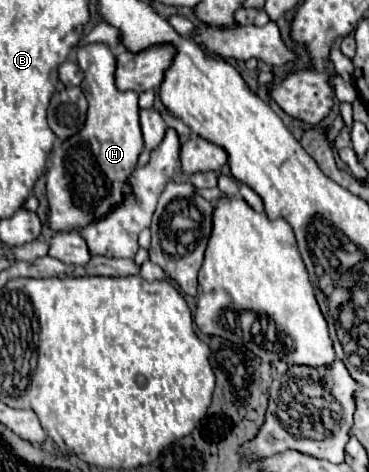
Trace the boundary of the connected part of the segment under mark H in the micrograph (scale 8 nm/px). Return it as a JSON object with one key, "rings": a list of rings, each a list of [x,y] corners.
{"rings":[[[88,44],[76,50],[76,60],[80,68],[84,70],[84,80],[82,80],[82,92],[88,100],[88,114],[84,128],[80,136],[70,136],[62,140],[58,148],[52,150],[50,158],[50,168],[46,170],[46,196],[48,196],[48,224],[54,232],[70,232],[70,230],[80,230],[96,220],[102,220],[108,216],[108,212],[116,210],[128,194],[132,194],[132,186],[128,184],[128,178],[132,172],[138,168],[138,156],[144,150],[144,140],[142,140],[142,130],[140,130],[140,120],[138,120],[138,94],[122,94],[114,86],[114,68],[116,60],[110,52],[108,46],[104,44]]]}

